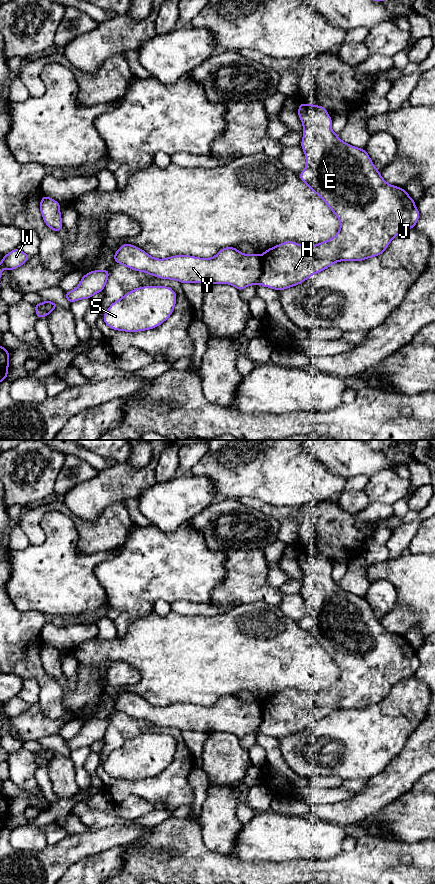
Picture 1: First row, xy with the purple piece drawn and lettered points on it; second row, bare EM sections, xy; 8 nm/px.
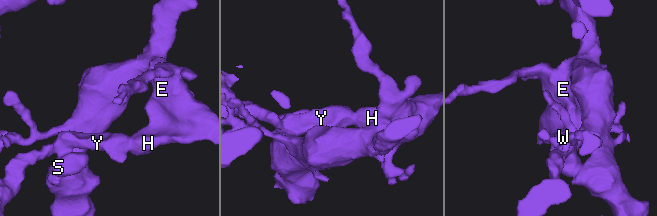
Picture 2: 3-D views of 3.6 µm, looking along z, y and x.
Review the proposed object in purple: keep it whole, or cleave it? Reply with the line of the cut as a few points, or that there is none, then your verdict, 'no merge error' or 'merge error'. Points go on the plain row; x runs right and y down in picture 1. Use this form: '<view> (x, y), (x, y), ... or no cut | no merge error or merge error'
xy (260, 704), (261, 723), (257, 731) | merge error

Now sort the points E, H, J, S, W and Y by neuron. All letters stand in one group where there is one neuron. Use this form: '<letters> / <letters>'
E H J W / S Y

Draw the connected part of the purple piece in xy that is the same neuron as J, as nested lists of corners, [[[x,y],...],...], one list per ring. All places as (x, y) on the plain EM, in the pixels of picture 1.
[[[300,551],[298,564],[303,572],[301,595],[305,601],[306,615],[299,626],[316,641],[337,664],[340,670],[338,681],[330,688],[316,693],[301,693],[294,689],[286,689],[267,697],[261,702],[262,721],[258,732],[278,739],[303,731],[313,722],[317,722],[336,710],[362,709],[381,703],[390,690],[401,680],[414,676],[420,661],[415,649],[405,637],[387,631],[374,614],[365,597],[360,597],[343,590],[331,573],[332,567],[325,555]]]

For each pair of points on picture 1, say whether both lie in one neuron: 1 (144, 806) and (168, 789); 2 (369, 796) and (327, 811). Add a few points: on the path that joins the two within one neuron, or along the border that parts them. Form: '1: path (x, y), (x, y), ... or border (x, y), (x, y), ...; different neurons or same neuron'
1: border (125, 798), (131, 795), (139, 795), (154, 808); different neurons
2: path (359, 806), (352, 811), (337, 811); same neuron

